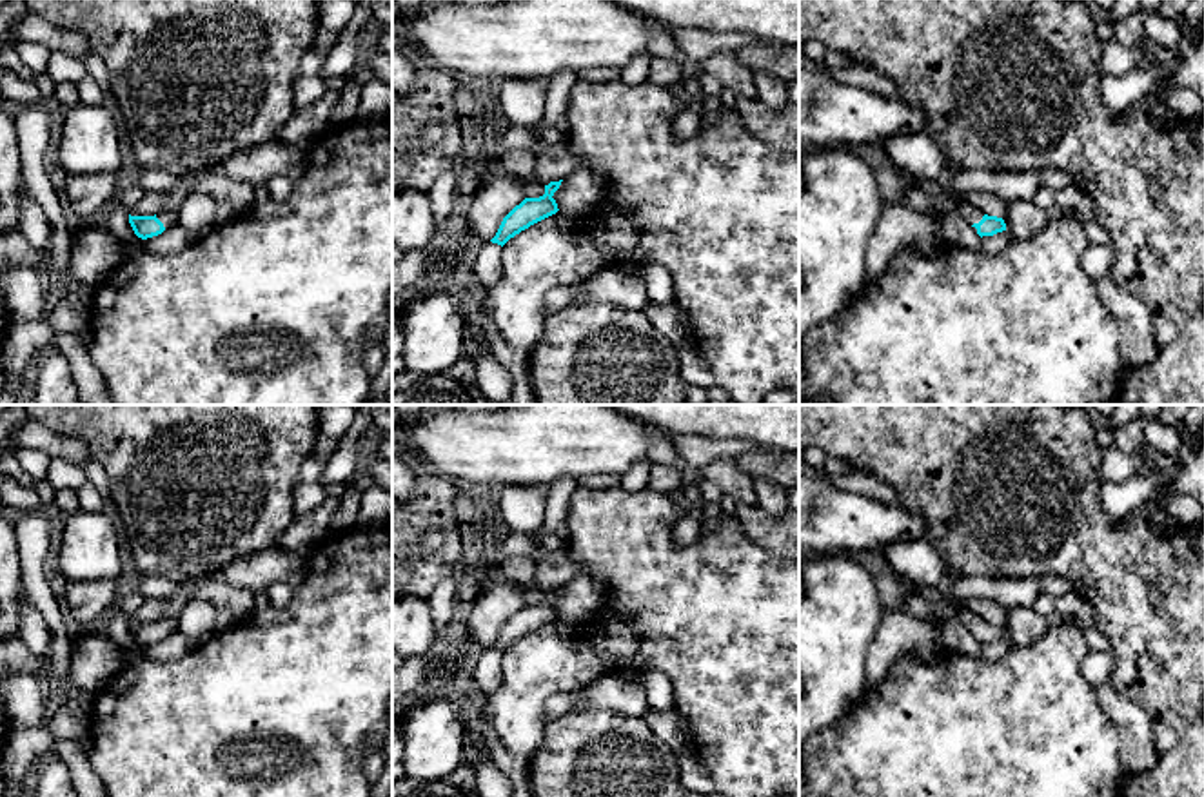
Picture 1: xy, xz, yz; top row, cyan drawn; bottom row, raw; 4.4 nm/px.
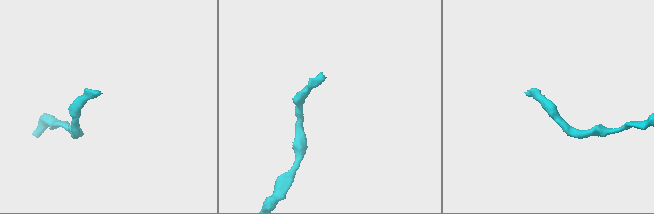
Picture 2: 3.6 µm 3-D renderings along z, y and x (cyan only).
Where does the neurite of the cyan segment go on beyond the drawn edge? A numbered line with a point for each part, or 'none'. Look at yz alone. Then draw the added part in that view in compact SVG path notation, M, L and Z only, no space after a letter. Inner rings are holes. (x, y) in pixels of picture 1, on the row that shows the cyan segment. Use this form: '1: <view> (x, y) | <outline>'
1: yz (974, 215) | M955 196L953 203L957 207L957 211L973 225L979 223L984 216L984 212L977 207L973 207L972 203L968 203L964 198Z

